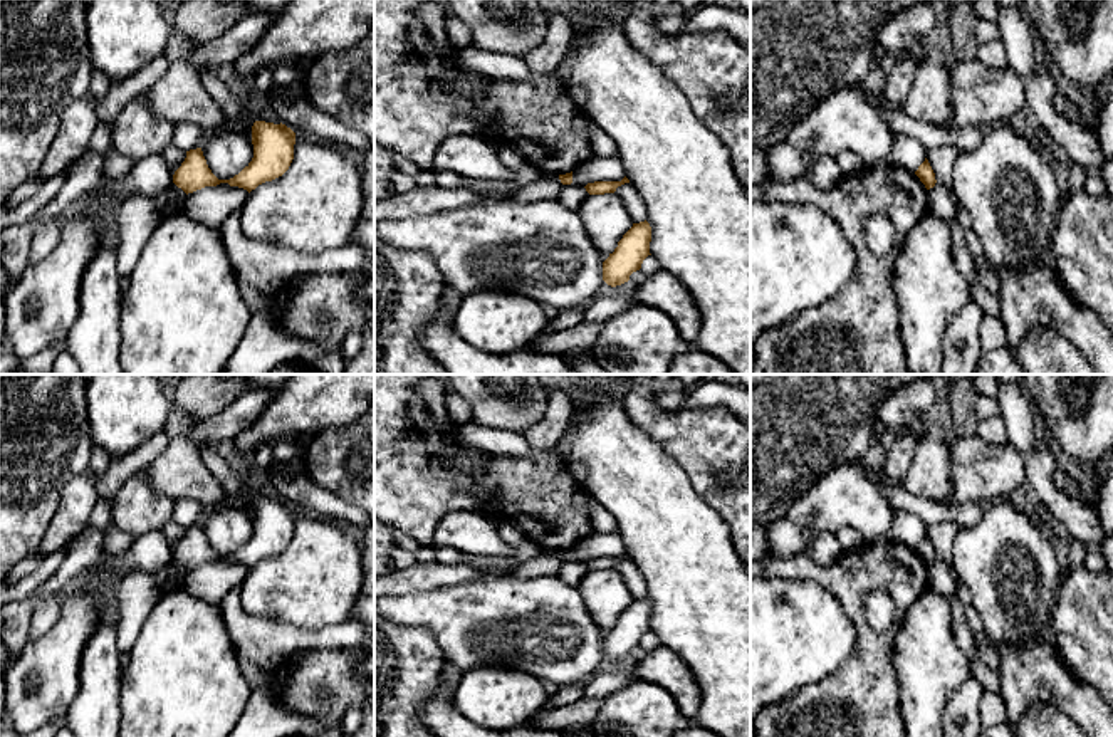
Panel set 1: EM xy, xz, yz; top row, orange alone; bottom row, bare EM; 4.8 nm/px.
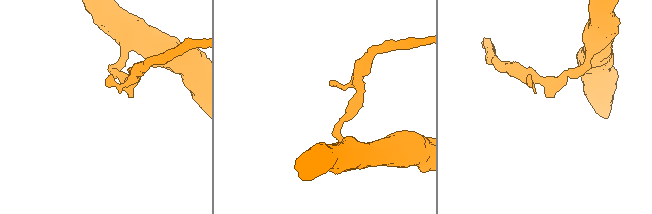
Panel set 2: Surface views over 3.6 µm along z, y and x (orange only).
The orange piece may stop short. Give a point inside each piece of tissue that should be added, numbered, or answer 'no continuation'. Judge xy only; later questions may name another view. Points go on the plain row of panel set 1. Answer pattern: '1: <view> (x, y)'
no continuation

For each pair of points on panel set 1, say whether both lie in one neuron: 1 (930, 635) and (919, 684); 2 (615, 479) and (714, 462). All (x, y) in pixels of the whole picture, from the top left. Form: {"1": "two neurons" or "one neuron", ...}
{"1": "one neuron", "2": "two neurons"}

